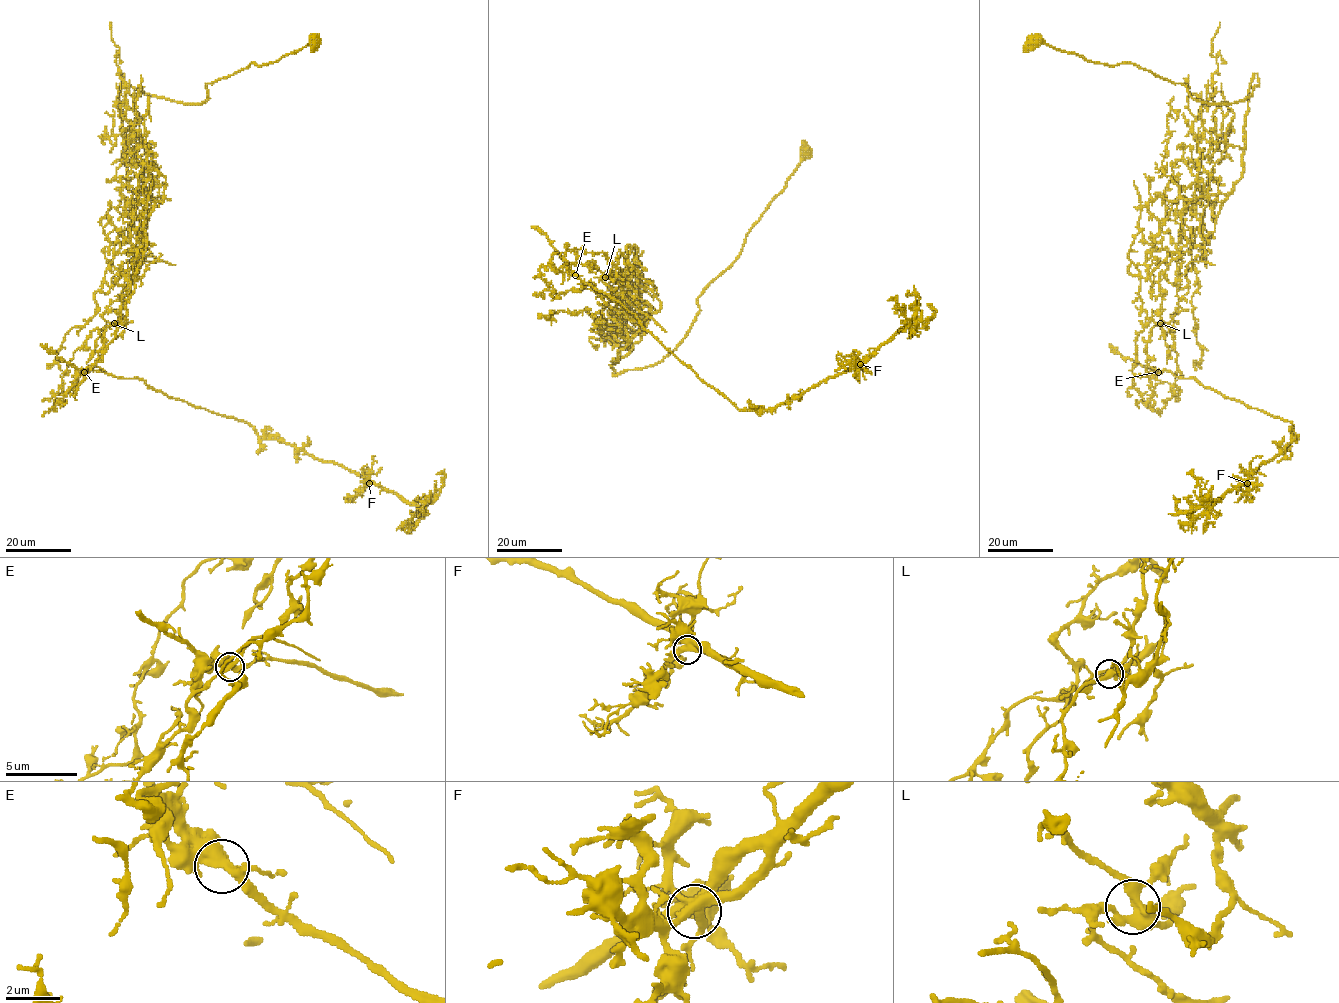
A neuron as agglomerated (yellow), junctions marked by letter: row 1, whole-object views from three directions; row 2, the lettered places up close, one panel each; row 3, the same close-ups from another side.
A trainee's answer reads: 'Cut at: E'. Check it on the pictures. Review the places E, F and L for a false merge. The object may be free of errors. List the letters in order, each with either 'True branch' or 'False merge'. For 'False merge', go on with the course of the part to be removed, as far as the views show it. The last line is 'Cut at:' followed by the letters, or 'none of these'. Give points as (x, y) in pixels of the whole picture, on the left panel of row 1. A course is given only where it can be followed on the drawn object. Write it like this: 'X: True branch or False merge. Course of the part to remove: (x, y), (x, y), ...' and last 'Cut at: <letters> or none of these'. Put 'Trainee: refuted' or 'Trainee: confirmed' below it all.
E: False merge. Course of the part to remove: (84, 372), (140, 378), (410, 503), (437, 497), (444, 477), (436, 474)
F: True branch
L: True branch
Cut at: E
Trainee: confirmed

